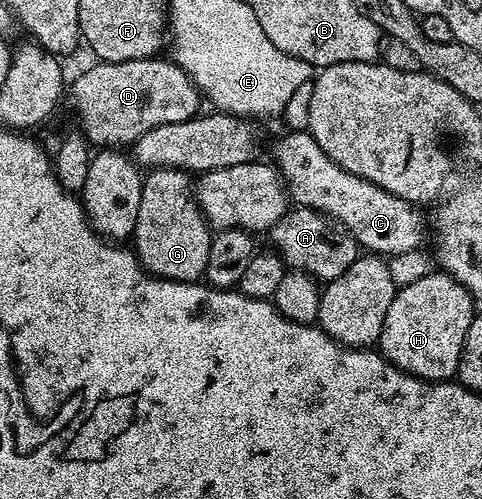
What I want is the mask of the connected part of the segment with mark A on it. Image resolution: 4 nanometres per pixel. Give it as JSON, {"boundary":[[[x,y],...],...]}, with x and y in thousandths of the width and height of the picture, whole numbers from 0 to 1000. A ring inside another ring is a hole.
{"boundary":[[[595,417],[591,431],[556,461],[558,475],[568,489],[562,491],[566,505],[602,539],[624,539],[662,567],[714,551],[714,543],[722,543],[722,535],[730,535],[747,513],[743,481],[654,419]]]}

